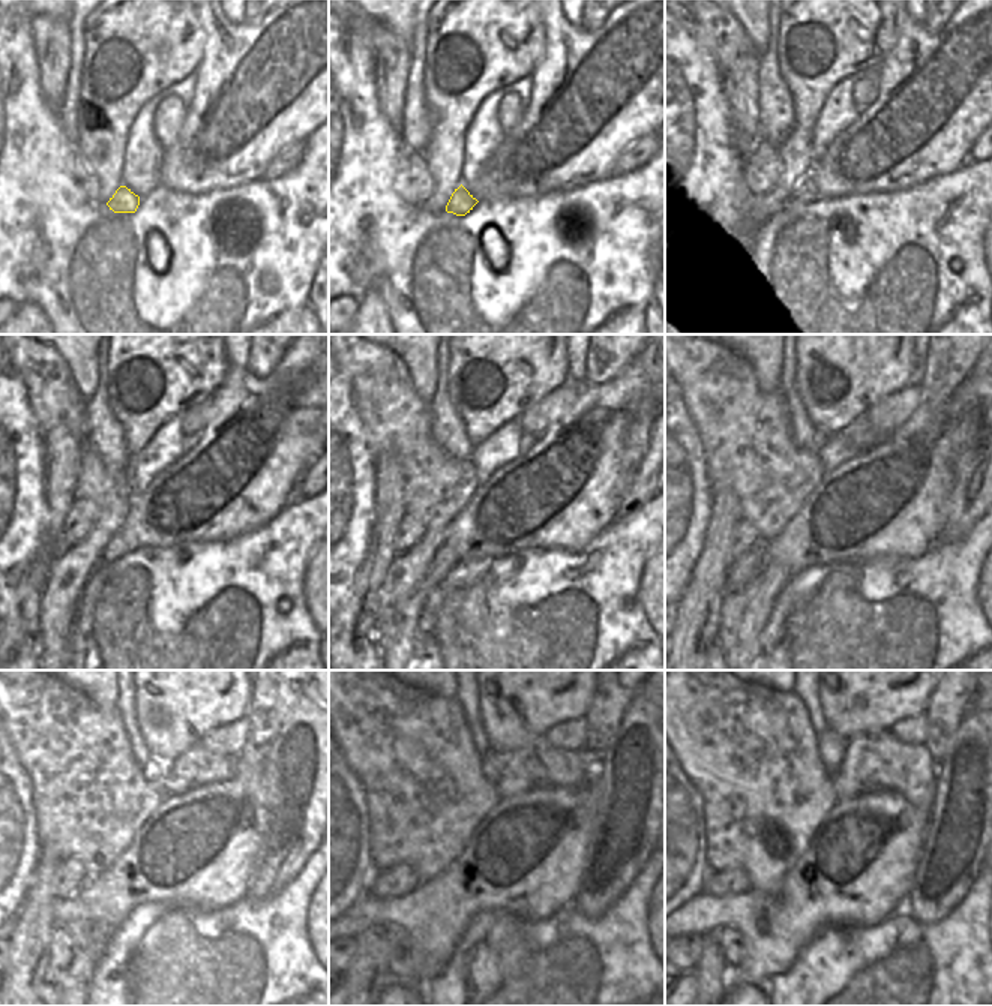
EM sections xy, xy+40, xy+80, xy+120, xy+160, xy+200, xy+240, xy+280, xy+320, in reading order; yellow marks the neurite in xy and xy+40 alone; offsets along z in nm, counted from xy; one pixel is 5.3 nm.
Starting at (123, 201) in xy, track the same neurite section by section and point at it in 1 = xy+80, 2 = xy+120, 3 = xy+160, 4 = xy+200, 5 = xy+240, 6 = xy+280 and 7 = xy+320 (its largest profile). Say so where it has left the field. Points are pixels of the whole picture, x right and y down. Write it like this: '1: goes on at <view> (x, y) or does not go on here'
1: goes on at xy+80 (794, 206)
2: goes on at xy+120 (119, 546)
3: goes on at xy+160 (395, 634)
4: goes on at xy+200 (743, 613)
5: goes on at xy+240 (71, 964)
6: goes on at xy+280 (401, 949)
7: goes on at xy+320 (730, 942)

